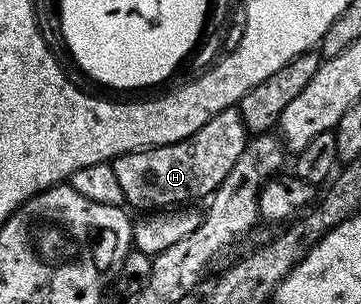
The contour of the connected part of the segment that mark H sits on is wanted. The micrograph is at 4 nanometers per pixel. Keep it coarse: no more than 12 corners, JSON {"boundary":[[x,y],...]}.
{"boundary":[[236,108],[112,165],[127,207],[209,199],[248,141]]}

